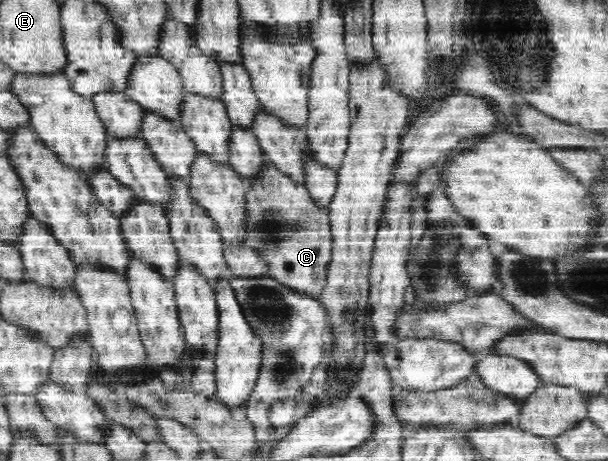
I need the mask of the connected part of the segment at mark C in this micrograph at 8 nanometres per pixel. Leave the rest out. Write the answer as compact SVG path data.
M268 164L262 176L252 182L248 190L249 238L246 247L254 248L270 264L270 276L296 293L317 298L327 281L328 264L332 256L332 234L327 208L316 206L309 190L296 186L288 177Z

